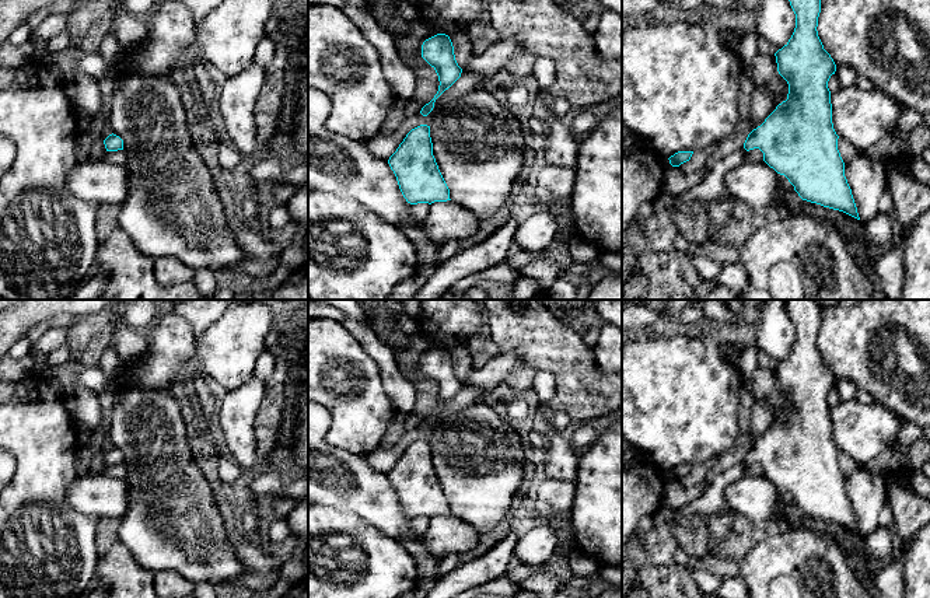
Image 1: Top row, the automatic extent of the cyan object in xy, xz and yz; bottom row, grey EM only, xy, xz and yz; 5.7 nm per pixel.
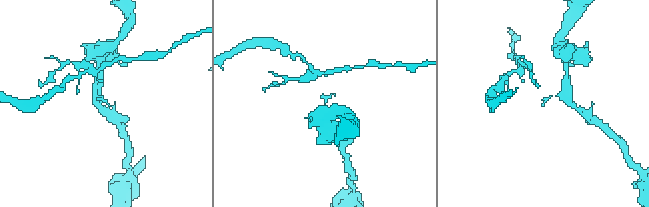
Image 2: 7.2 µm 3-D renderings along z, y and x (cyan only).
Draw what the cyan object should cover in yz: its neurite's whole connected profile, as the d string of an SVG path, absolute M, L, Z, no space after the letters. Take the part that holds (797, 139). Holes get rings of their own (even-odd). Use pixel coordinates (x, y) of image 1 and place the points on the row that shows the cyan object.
M789 0L796 14L796 28L789 42L776 56L777 71L789 84L787 99L754 129L745 143L747 151L759 148L763 161L784 175L803 200L843 211L860 220L852 189L845 176L845 162L838 150L832 123L832 104L828 81L836 64L818 36L821 0Z

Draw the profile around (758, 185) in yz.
M744 161L724 176L726 192L751 207L777 207L787 192L789 179L765 161Z

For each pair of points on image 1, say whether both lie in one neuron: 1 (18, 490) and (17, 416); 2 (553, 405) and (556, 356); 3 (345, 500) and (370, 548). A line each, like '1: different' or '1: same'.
1: same
2: same
3: different

